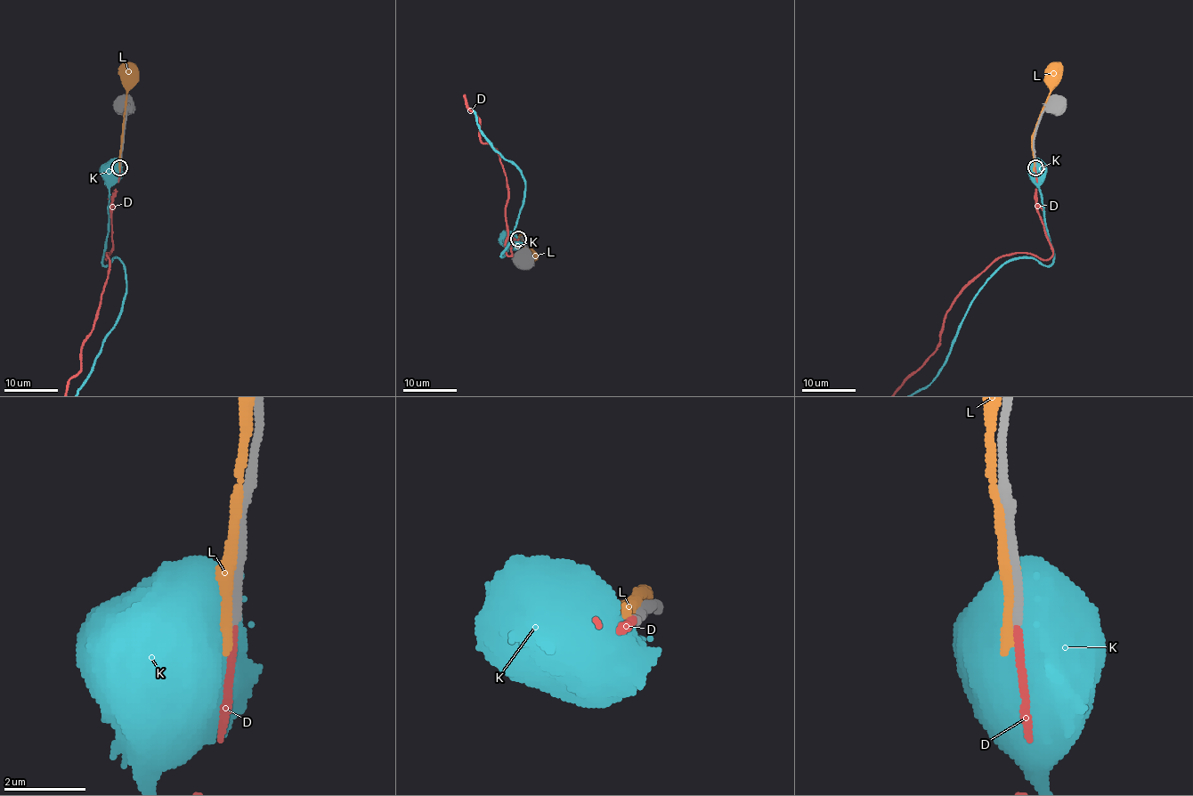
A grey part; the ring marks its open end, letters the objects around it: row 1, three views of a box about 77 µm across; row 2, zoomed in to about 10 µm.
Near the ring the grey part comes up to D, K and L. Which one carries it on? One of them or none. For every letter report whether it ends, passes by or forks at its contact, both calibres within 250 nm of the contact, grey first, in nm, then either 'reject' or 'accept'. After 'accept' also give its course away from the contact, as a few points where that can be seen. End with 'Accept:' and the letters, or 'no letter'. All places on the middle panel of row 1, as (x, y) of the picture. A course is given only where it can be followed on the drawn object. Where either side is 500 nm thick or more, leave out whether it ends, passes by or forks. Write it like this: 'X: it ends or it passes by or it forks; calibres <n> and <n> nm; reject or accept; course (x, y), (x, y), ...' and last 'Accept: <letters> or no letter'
D: it ends; calibres 220 and 190 nm; accept
K: calibres 260 and 1000 nm; reject
L: it passes by; calibres 200 and 340 nm; reject
Accept: D

